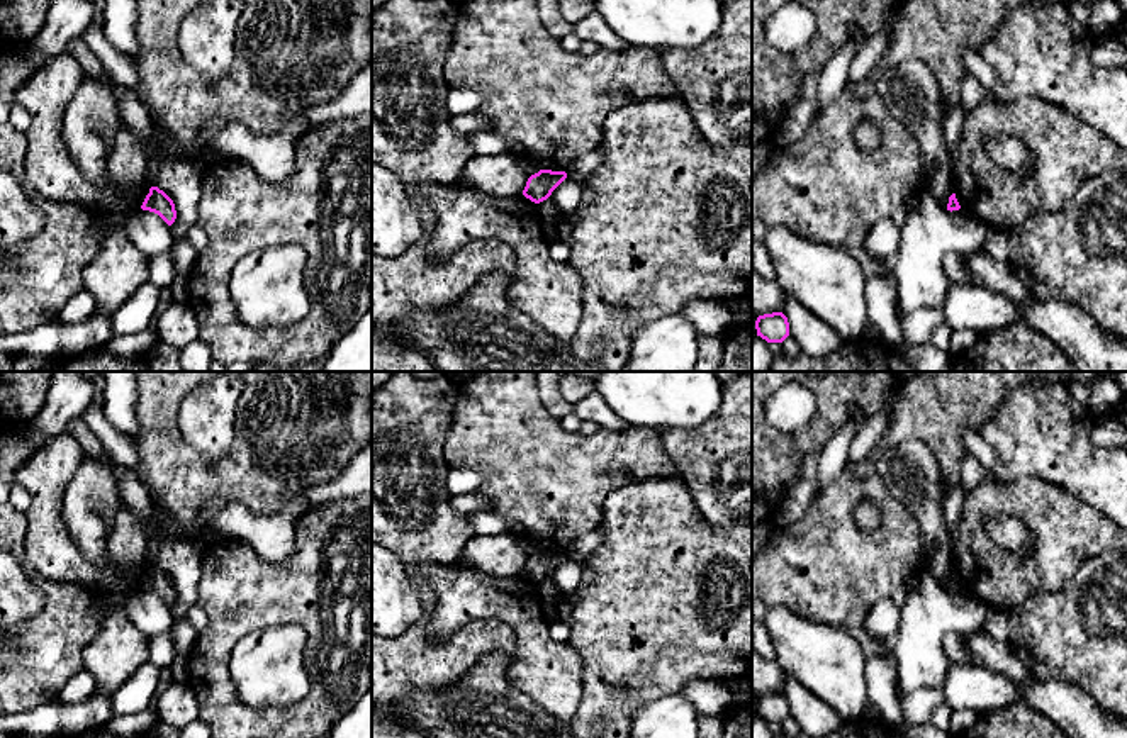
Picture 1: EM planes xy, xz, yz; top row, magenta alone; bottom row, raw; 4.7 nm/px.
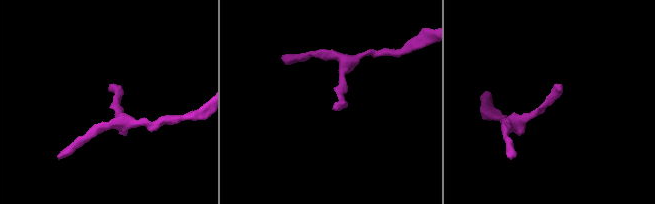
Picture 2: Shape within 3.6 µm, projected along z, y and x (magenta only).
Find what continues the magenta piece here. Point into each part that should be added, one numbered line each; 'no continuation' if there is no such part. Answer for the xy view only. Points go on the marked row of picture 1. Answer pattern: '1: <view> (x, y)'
no continuation

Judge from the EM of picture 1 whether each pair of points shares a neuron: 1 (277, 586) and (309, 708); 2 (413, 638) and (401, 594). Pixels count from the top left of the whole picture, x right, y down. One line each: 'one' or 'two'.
1: one
2: two

